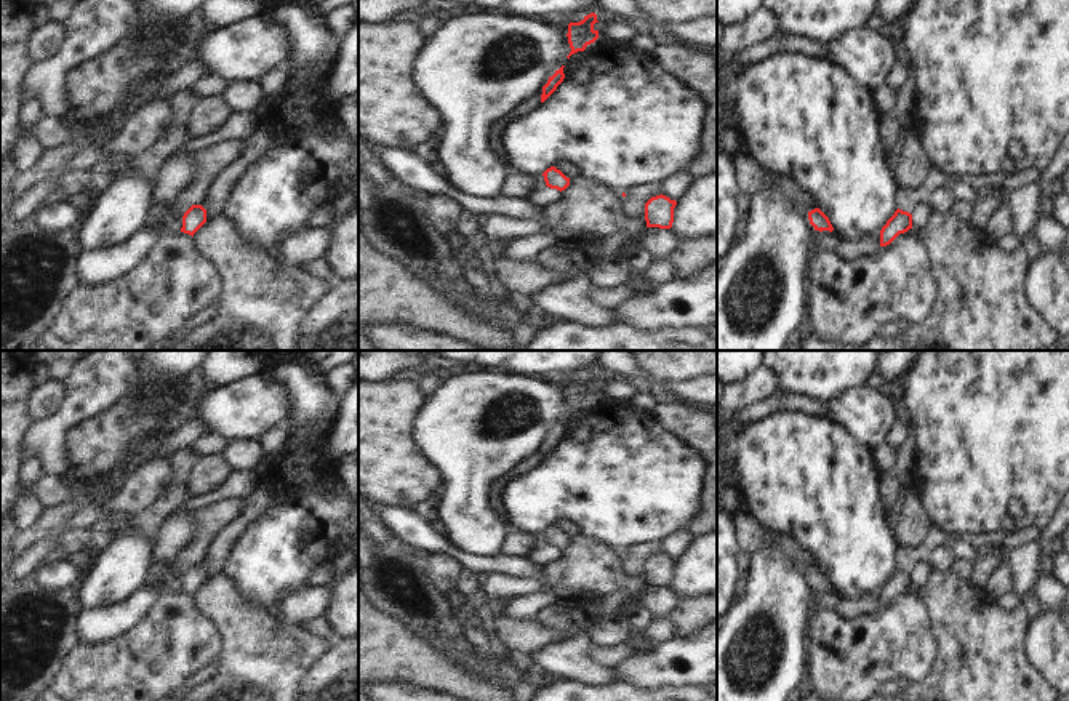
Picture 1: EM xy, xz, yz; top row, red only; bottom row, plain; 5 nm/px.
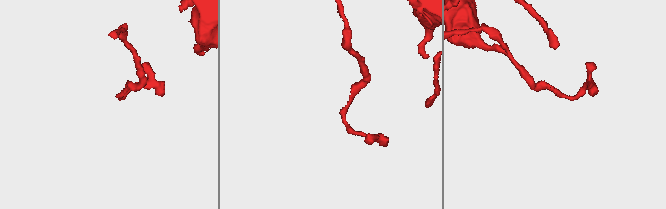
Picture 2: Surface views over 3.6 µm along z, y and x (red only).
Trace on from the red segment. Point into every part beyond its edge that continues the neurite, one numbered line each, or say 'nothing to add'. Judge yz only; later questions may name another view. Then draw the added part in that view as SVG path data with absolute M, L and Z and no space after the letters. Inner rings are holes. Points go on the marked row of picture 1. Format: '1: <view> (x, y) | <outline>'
nothing to add

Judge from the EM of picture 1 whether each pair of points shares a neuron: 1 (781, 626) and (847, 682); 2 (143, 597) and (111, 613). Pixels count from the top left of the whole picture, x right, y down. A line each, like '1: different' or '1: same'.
1: different
2: same

